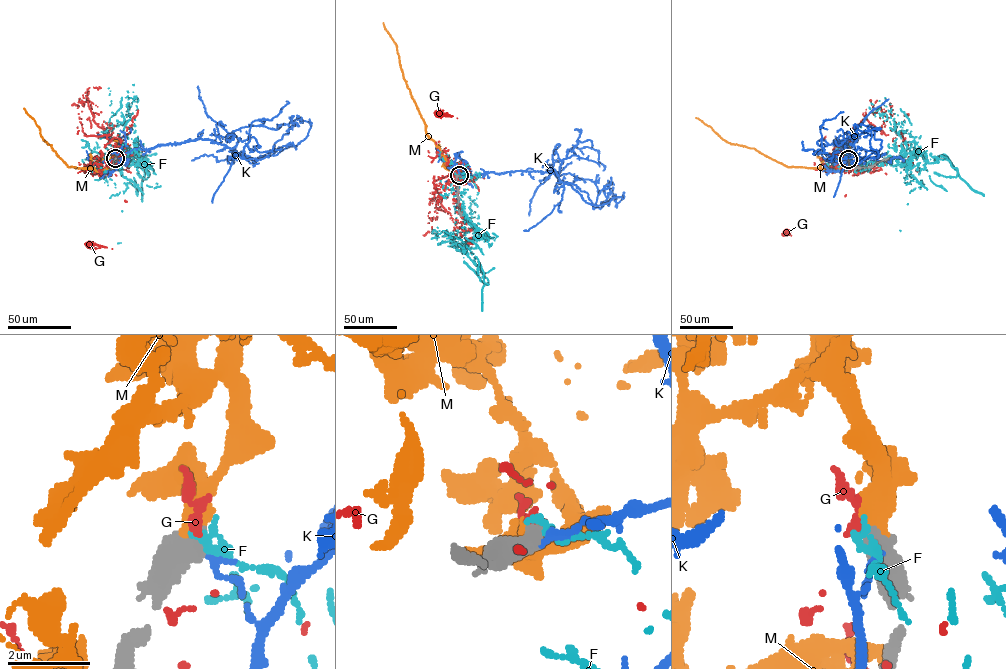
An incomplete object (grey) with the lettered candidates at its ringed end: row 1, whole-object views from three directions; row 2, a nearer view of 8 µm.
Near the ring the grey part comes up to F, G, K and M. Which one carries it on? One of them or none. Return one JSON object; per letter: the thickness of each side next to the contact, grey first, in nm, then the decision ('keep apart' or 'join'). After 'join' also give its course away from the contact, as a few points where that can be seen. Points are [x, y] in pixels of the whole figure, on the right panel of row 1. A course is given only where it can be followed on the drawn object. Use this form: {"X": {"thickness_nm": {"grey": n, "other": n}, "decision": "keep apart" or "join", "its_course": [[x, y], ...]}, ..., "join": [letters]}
{"F": {"thickness_nm": {"grey": 500, "other": 200}, "decision": "keep apart"}, "G": {"thickness_nm": {"grey": 480, "other": 240}, "decision": "keep apart"}, "K": {"thickness_nm": {"grey": 600, "other": 150}, "decision": "keep apart"}, "M": {"thickness_nm": {"grey": 600, "other": 550}, "decision": "join", "its_course": [[848, 160], [845, 156], [843, 163], [832, 170], [788, 167], [753, 148], [726, 142], [696, 118]]}, "join": ["M"]}

